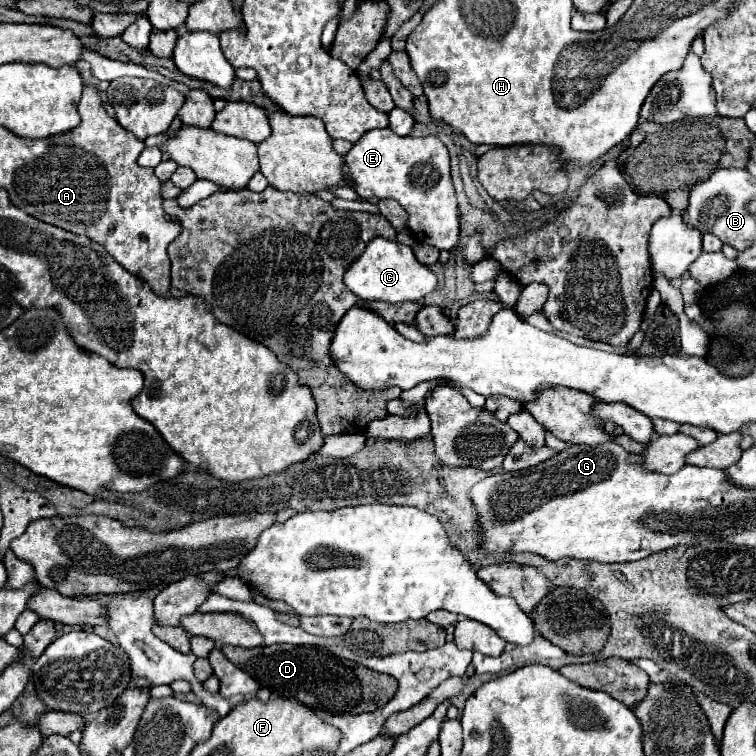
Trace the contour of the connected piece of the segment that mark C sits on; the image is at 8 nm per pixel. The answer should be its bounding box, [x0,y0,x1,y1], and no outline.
[344,238,438,302]

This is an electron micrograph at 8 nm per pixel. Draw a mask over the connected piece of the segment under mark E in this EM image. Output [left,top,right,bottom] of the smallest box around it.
[346,128,460,250]

